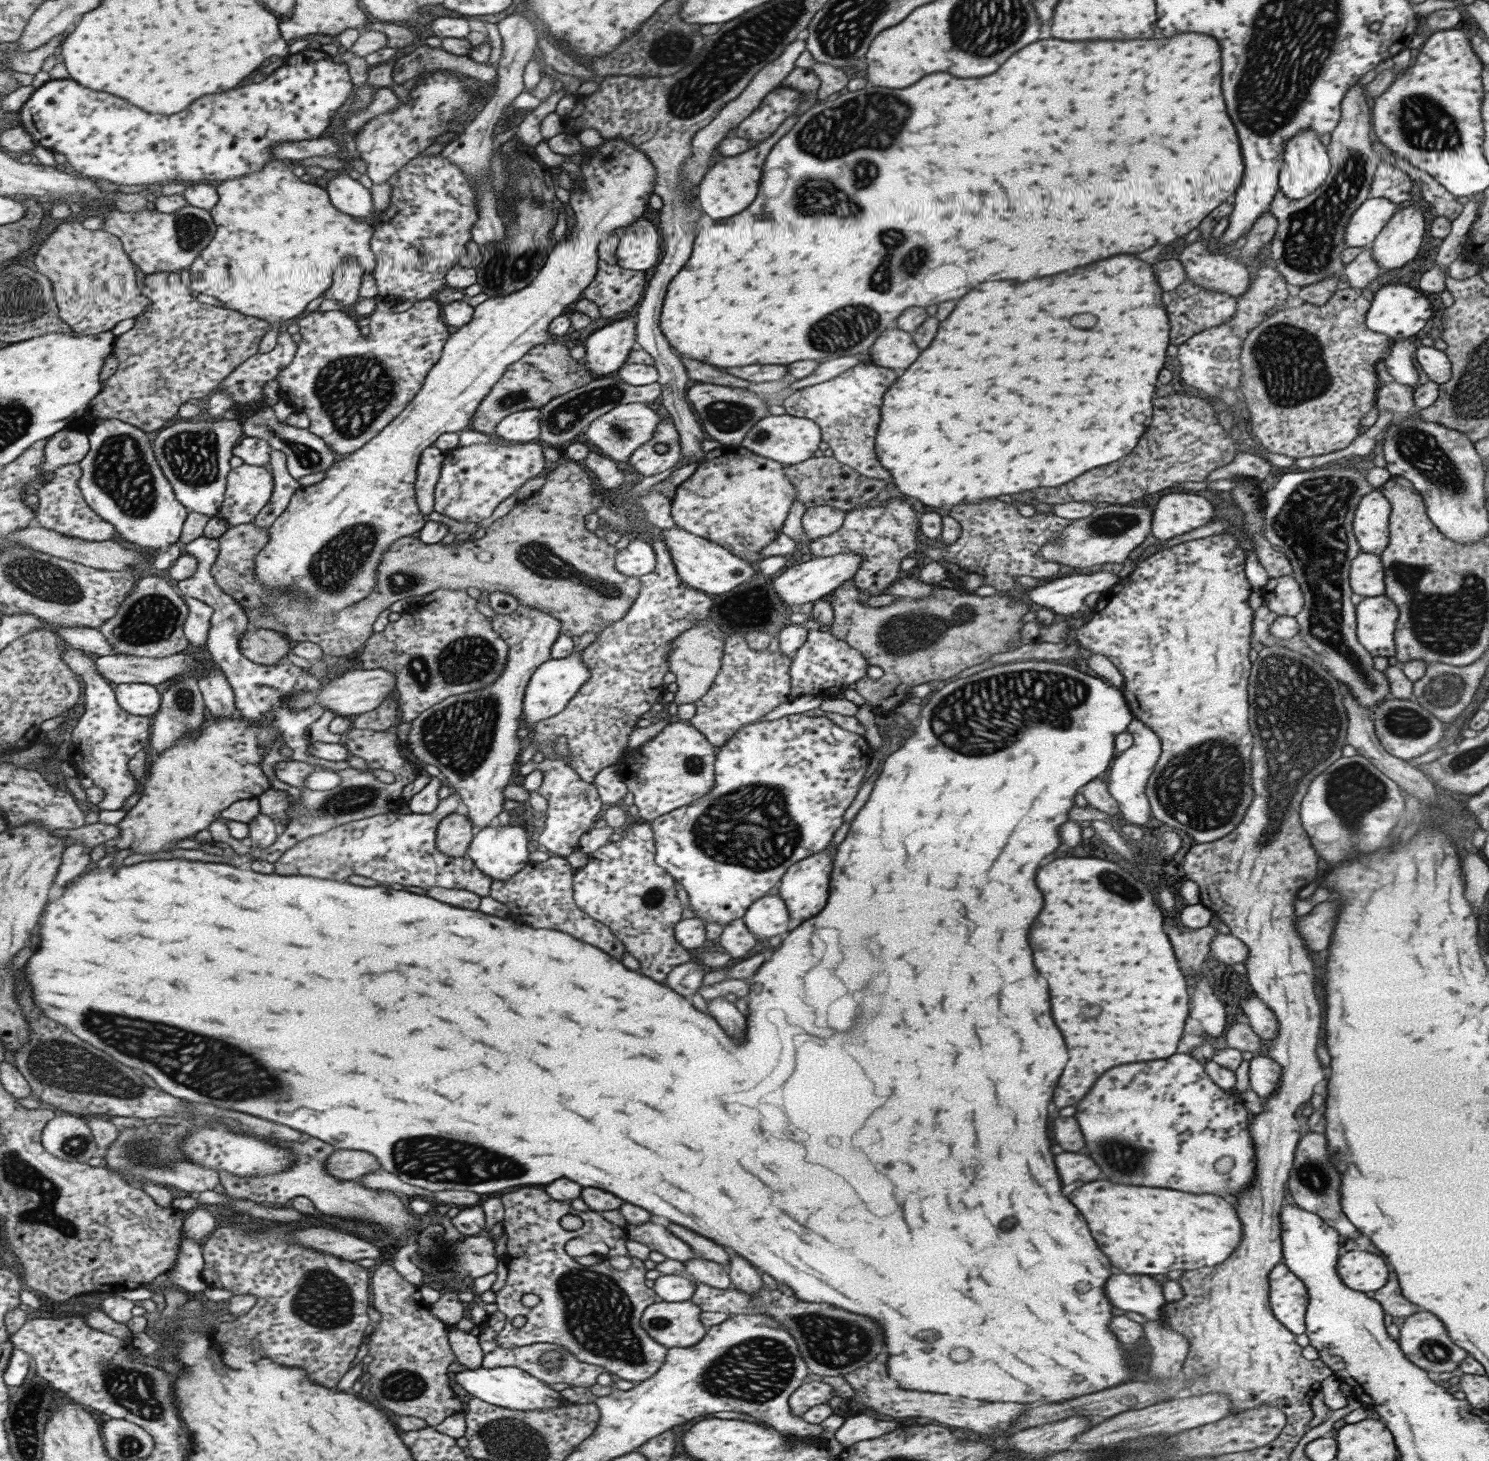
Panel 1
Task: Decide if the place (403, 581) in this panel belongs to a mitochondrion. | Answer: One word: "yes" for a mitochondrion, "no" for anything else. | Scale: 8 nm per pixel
yes

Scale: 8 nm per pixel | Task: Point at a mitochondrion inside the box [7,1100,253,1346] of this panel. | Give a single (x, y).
(144, 1151)

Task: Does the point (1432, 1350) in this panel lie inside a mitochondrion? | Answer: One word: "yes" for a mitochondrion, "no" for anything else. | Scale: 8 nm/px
yes

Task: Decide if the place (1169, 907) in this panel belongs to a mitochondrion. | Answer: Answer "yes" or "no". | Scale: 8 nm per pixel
no

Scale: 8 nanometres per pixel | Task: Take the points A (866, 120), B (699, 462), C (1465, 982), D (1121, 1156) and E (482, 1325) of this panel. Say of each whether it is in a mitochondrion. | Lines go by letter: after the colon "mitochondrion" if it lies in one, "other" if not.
A: mitochondrion
B: other
C: other
D: mitochondrion
E: other

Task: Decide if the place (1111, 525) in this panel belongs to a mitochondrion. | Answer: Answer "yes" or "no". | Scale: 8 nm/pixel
yes

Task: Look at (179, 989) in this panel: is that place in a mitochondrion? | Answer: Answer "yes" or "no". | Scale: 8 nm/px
no

